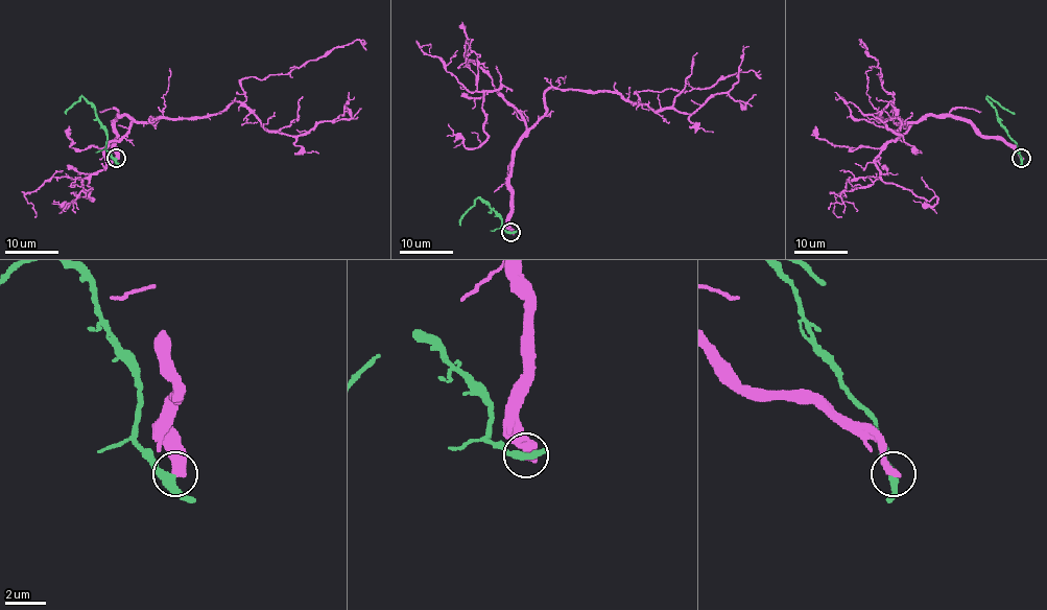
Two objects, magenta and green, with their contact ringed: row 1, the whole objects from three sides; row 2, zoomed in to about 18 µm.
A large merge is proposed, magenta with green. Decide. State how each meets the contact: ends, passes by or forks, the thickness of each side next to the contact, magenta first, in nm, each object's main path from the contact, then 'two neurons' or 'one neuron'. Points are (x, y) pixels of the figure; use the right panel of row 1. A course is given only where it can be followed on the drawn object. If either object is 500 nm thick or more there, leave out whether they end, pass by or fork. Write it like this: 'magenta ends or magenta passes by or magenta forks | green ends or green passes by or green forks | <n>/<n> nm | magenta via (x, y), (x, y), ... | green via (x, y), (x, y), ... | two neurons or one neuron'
500/360 nm | magenta via (1021, 158), (968, 120), (923, 115), (879, 121), (894, 100), (866, 50) | green via (1021, 158), (1017, 144), (1007, 135), (1007, 130), (986, 98), (991, 96), (1015, 114) | two neurons

